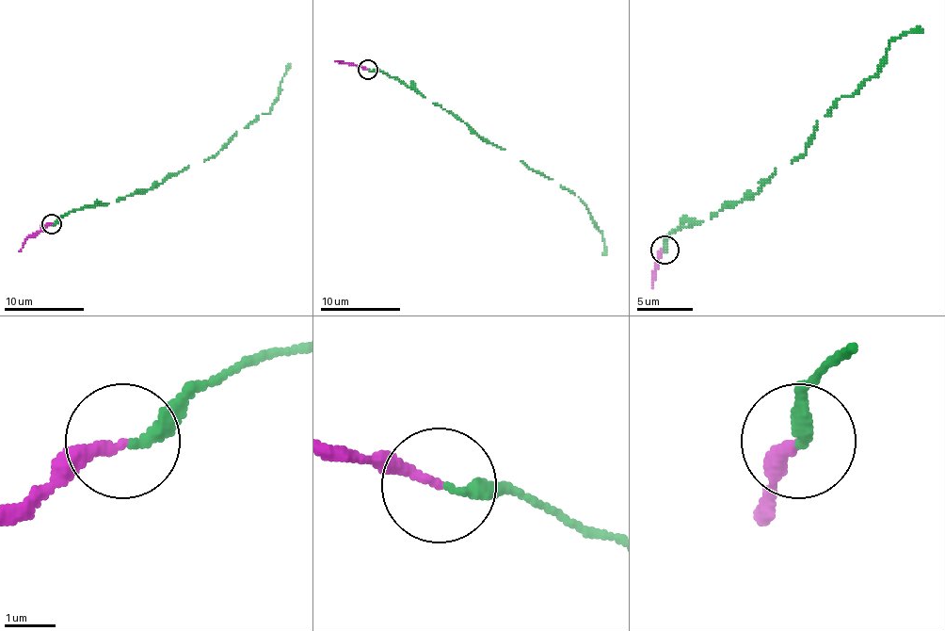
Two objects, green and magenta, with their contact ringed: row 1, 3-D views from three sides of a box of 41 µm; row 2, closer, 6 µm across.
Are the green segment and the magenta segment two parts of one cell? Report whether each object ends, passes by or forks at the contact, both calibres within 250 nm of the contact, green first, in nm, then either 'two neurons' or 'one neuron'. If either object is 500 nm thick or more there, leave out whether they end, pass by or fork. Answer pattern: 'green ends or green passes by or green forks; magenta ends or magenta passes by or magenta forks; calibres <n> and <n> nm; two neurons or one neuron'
green ends; magenta ends; calibres 240 and 220 nm; one neuron

